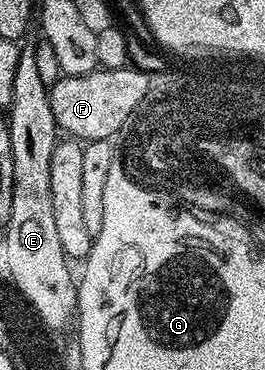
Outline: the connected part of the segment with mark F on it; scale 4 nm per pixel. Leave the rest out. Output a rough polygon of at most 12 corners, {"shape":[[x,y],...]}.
{"shape":[[97,68],[49,88],[55,125],[111,140],[139,107],[146,71]]}

